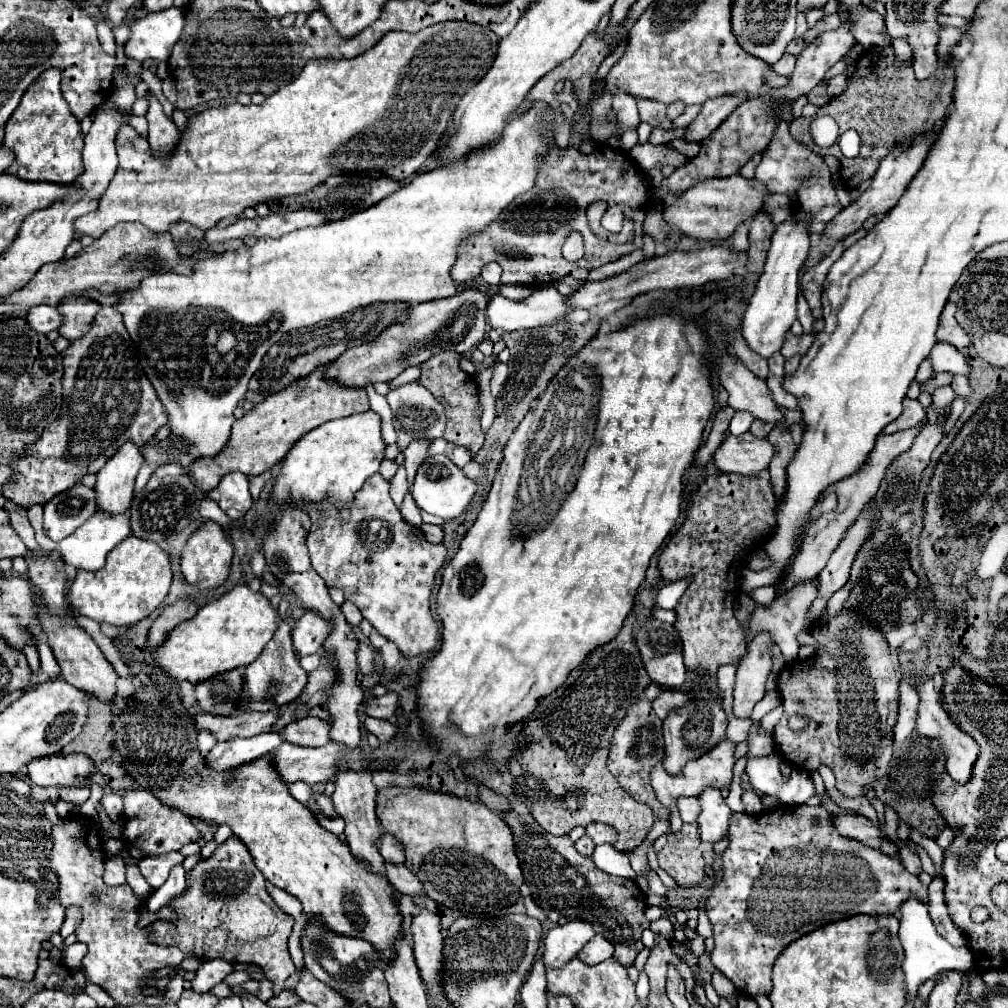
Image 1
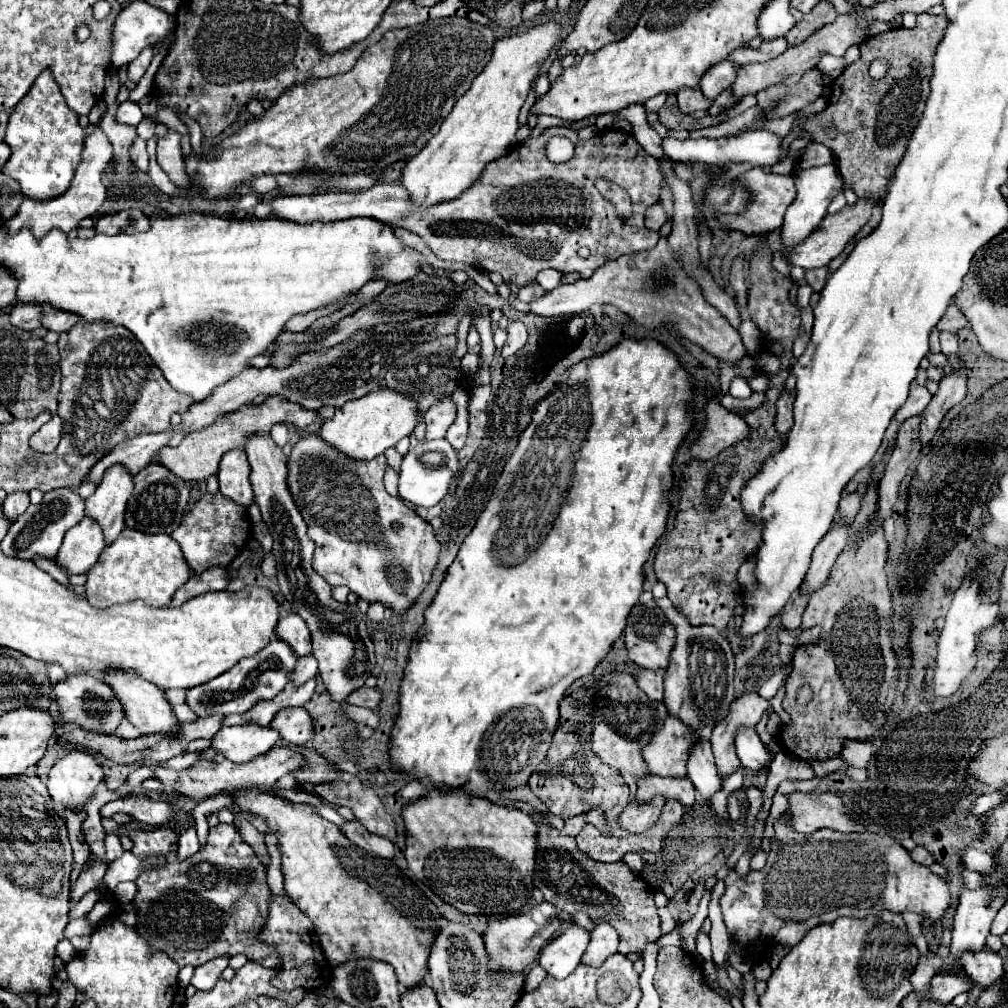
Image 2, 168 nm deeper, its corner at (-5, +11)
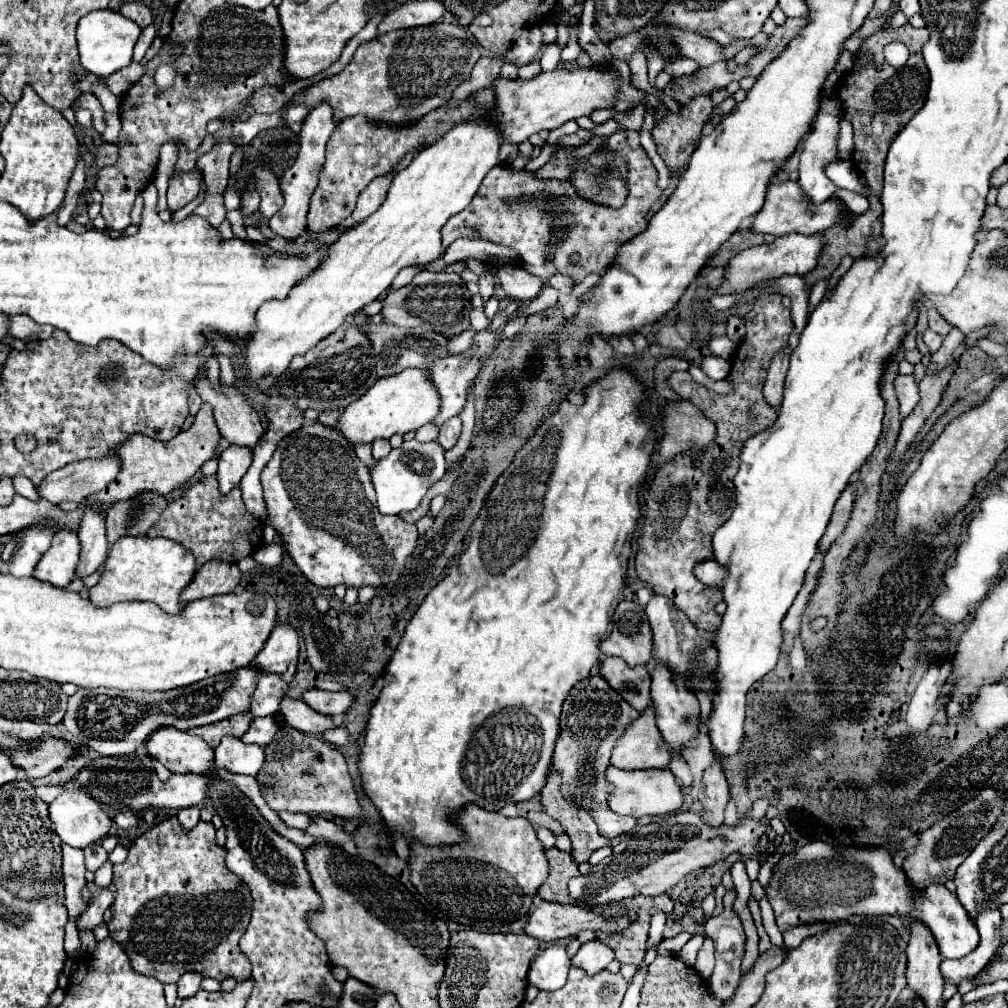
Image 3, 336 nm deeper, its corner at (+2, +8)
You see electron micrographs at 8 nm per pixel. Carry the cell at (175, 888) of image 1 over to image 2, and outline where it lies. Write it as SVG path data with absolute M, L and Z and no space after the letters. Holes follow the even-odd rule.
M187 827L181 837L179 837L179 847L177 847L177 857L179 859L187 859L191 855L195 855L199 851L199 841L195 835L195 827Z

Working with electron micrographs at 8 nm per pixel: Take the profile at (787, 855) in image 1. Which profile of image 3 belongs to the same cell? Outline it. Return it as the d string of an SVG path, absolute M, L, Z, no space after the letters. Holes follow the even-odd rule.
M812 842L806 844L804 848L798 848L794 854L786 854L774 868L772 880L768 886L768 898L774 908L776 924L782 932L788 928L794 928L796 924L808 924L814 920L826 920L826 922L840 922L850 916L882 916L882 914L892 914L892 916L908 916L908 918L918 918L926 922L938 942L940 954L944 958L962 958L970 954L978 942L978 930L972 922L972 918L966 914L966 908L956 900L956 894L952 894L944 884L930 884L928 890L912 898L912 890L906 884L906 876L900 868L894 866L890 854L882 848L872 848L872 850L836 850L832 844L826 842Z

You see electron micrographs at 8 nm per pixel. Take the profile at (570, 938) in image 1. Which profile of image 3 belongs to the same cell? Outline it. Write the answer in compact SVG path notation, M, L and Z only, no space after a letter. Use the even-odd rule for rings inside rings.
M554 944L534 958L534 962L530 964L528 982L538 990L558 990L562 984L566 984L568 968L570 958L566 954L566 948Z

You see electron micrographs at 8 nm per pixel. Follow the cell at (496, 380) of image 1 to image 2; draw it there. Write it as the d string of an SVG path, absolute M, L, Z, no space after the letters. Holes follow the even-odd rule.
M511 321L507 333L509 333L507 343L505 343L503 349L501 349L501 357L503 357L503 359L507 359L507 357L511 357L515 351L519 351L519 349L525 345L525 341L527 341L527 327L525 327L521 321Z

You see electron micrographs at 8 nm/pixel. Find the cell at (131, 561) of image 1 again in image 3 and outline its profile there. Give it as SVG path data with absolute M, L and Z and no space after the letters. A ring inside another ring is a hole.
M124 536L112 546L100 582L90 588L90 602L96 608L108 608L124 600L150 600L164 612L176 614L184 608L180 602L180 592L192 582L194 574L196 558L182 544L166 538Z

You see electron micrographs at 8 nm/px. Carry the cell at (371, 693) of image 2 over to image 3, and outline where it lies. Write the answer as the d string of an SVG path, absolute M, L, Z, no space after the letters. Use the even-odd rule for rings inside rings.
M316 688L302 692L302 700L318 714L346 714L354 702L348 692L328 692Z

